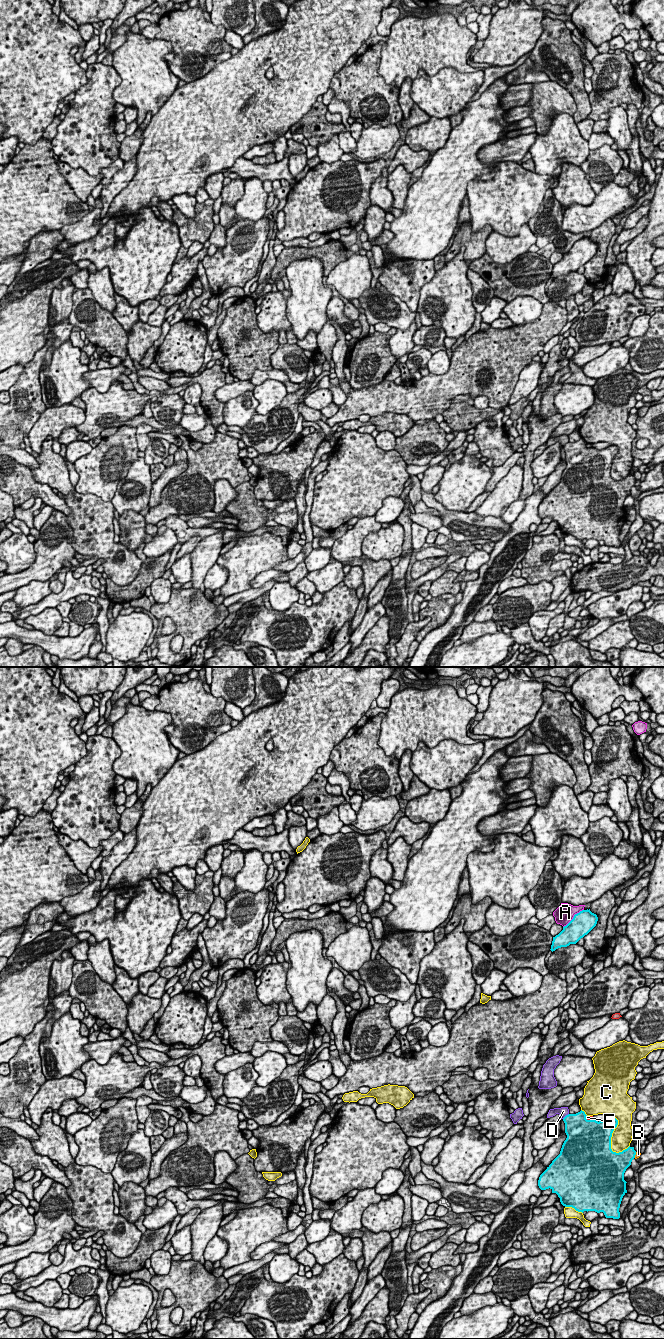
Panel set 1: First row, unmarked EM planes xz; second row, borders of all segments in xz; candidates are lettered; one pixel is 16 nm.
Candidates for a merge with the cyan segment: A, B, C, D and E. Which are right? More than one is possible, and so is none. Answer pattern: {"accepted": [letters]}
{"accepted": []}

